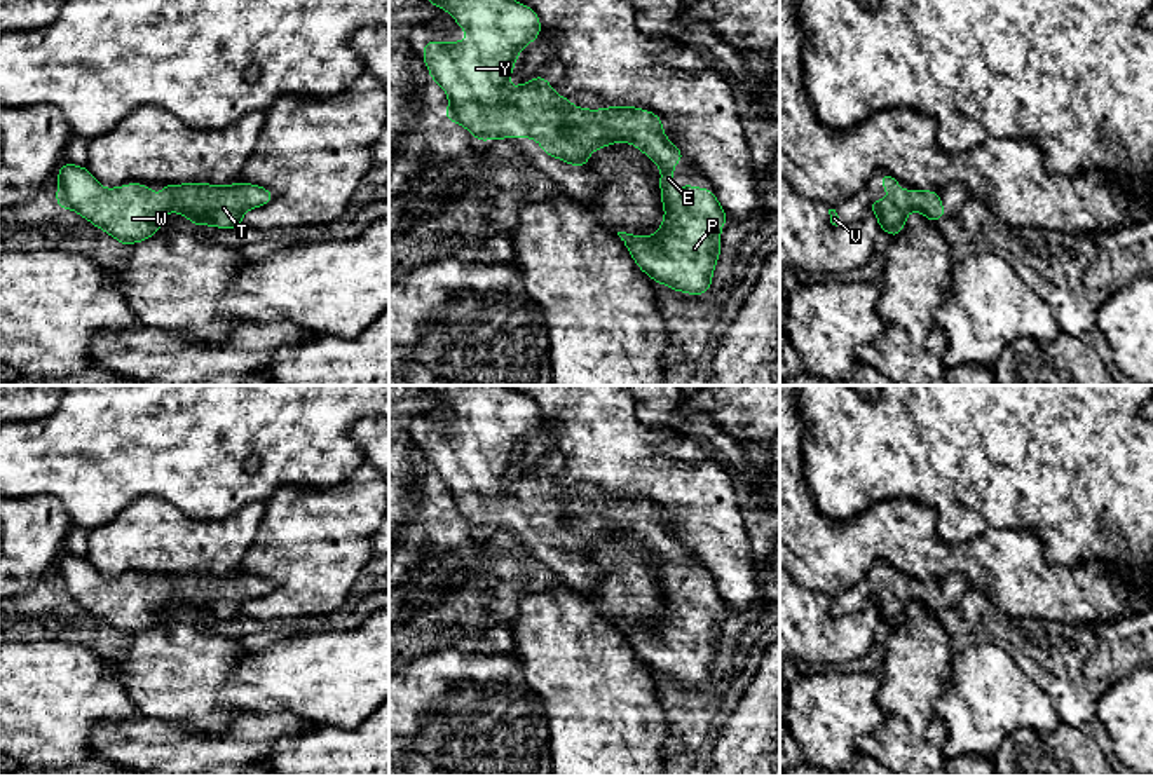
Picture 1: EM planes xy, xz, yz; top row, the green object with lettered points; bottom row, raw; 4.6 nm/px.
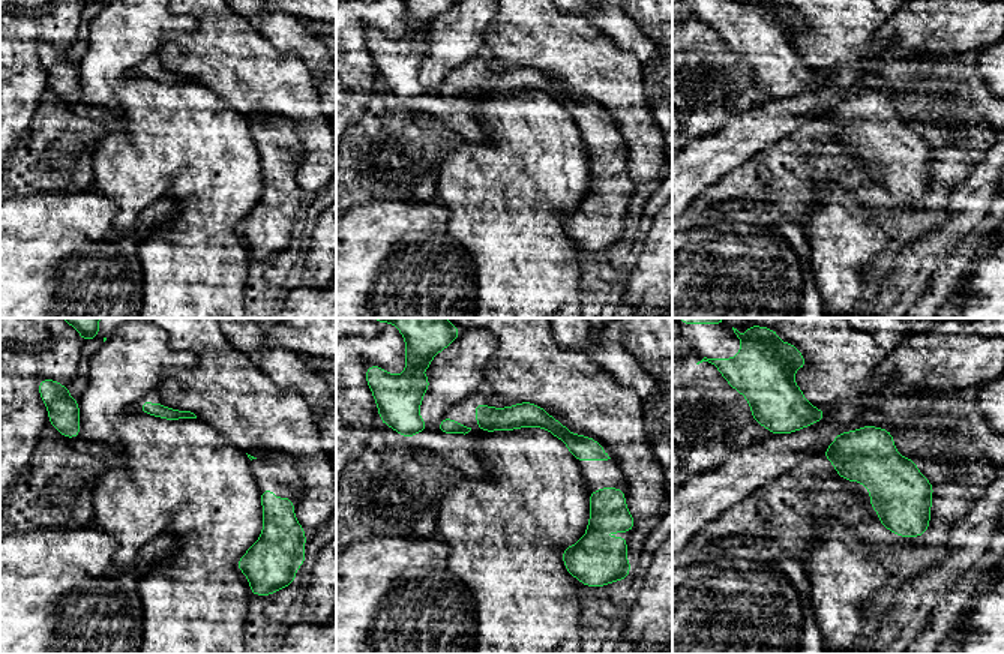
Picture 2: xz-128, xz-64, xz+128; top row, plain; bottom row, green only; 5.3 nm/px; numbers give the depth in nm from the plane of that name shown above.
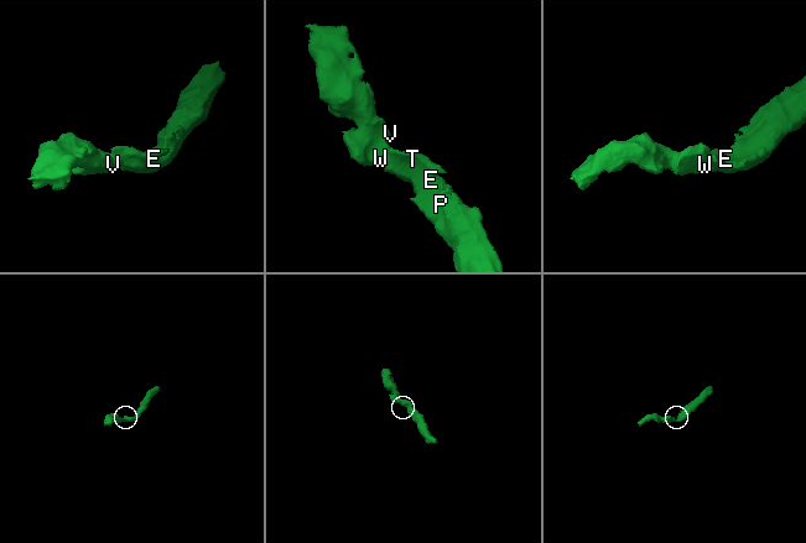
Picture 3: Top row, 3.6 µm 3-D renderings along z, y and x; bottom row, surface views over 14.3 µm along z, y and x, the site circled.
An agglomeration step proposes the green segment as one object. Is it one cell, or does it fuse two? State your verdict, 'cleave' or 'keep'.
keep

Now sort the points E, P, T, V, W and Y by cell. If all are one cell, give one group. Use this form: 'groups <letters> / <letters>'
groups E P T V W Y

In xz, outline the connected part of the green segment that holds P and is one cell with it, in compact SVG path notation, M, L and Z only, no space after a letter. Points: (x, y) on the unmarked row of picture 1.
M424 385L433 398L454 406L467 424L467 432L426 432L422 450L431 471L448 487L445 509L464 516L480 534L502 528L534 528L544 544L588 556L593 541L626 532L642 541L663 562L659 568L665 612L652 628L617 623L630 645L647 668L675 682L703 685L712 678L712 664L720 645L720 619L727 605L710 579L686 574L673 581L673 555L686 551L677 535L666 530L661 507L635 497L611 497L586 500L570 495L570 488L558 487L549 473L537 466L518 478L509 478L513 455L525 436L541 425L541 412L534 399L518 394L509 385Z

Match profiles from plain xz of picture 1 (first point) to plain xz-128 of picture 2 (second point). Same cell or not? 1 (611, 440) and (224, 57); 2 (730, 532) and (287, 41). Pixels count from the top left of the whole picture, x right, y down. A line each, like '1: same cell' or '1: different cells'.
1: same cell
2: different cells

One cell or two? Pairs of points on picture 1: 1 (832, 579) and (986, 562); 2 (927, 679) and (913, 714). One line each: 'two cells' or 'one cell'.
1: one cell
2: one cell

